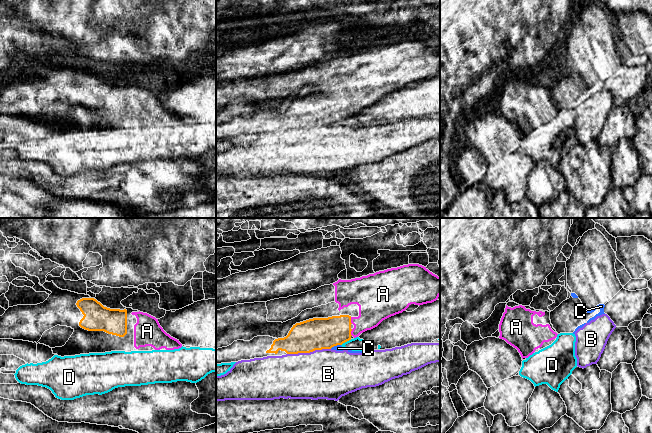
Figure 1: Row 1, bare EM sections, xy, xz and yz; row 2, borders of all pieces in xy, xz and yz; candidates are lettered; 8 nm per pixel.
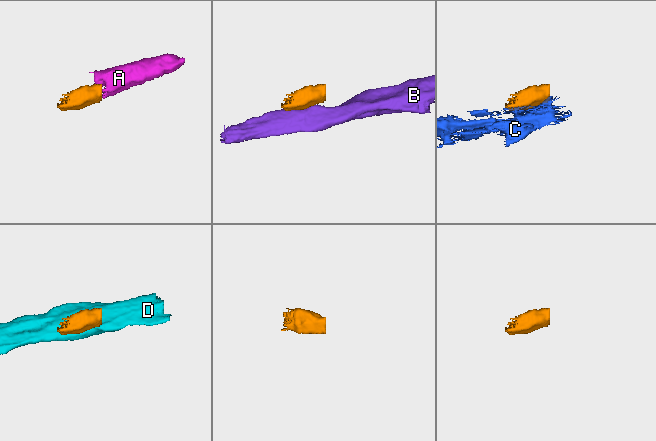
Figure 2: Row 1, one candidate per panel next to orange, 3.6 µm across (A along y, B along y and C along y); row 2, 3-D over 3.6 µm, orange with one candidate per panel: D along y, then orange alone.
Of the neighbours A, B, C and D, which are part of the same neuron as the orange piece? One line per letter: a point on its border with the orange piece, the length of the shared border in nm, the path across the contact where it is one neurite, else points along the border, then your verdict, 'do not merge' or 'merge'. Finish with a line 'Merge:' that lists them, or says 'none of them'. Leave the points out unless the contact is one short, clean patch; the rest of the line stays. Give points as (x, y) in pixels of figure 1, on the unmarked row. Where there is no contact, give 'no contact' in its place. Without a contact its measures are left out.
A: meets orange in xz at (350, 96); contact 60 nm long; runs through xz (322, 109), (334, 107), (350, 96), (359, 96), (376, 79); merge
B: meets orange in xz at (308, 128); contact 360 nm long; border along xz (330, 124), (287, 130); do not merge
C: meets orange in xz at (335, 121); contact 90 nm long; do not merge
D: meets orange in xz at (346, 117); contact 100 nm long; do not merge
Merge: A

